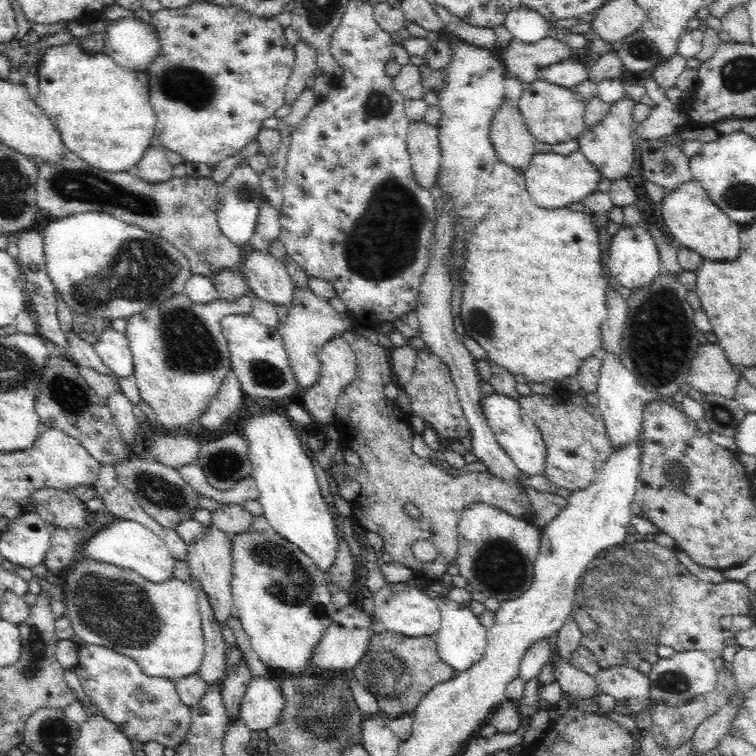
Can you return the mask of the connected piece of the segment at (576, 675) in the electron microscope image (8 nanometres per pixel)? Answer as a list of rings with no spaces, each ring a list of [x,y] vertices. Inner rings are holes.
[[[554,632],[548,638],[548,660],[546,660],[545,666],[550,667],[554,680],[558,682],[561,690],[566,694],[581,697],[592,697],[599,694],[599,684],[596,682],[594,675],[575,668],[559,656],[557,636],[558,632]]]

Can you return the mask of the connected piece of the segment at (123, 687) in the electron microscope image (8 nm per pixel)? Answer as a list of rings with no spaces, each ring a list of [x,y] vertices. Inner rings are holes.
[[[82,643],[78,649],[74,670],[81,688],[110,725],[131,743],[156,742],[175,749],[184,742],[191,727],[191,710],[180,701],[175,681],[144,675],[134,659],[108,647]]]

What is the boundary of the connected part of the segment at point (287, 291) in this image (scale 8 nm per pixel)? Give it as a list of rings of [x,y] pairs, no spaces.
[[[246,251],[242,276],[256,298],[274,307],[292,308],[295,297],[292,278],[286,267],[269,252]]]

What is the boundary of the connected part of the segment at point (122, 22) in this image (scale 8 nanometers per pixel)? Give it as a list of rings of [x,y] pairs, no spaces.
[[[136,17],[115,20],[105,33],[105,53],[130,71],[147,72],[161,49],[154,27]]]

